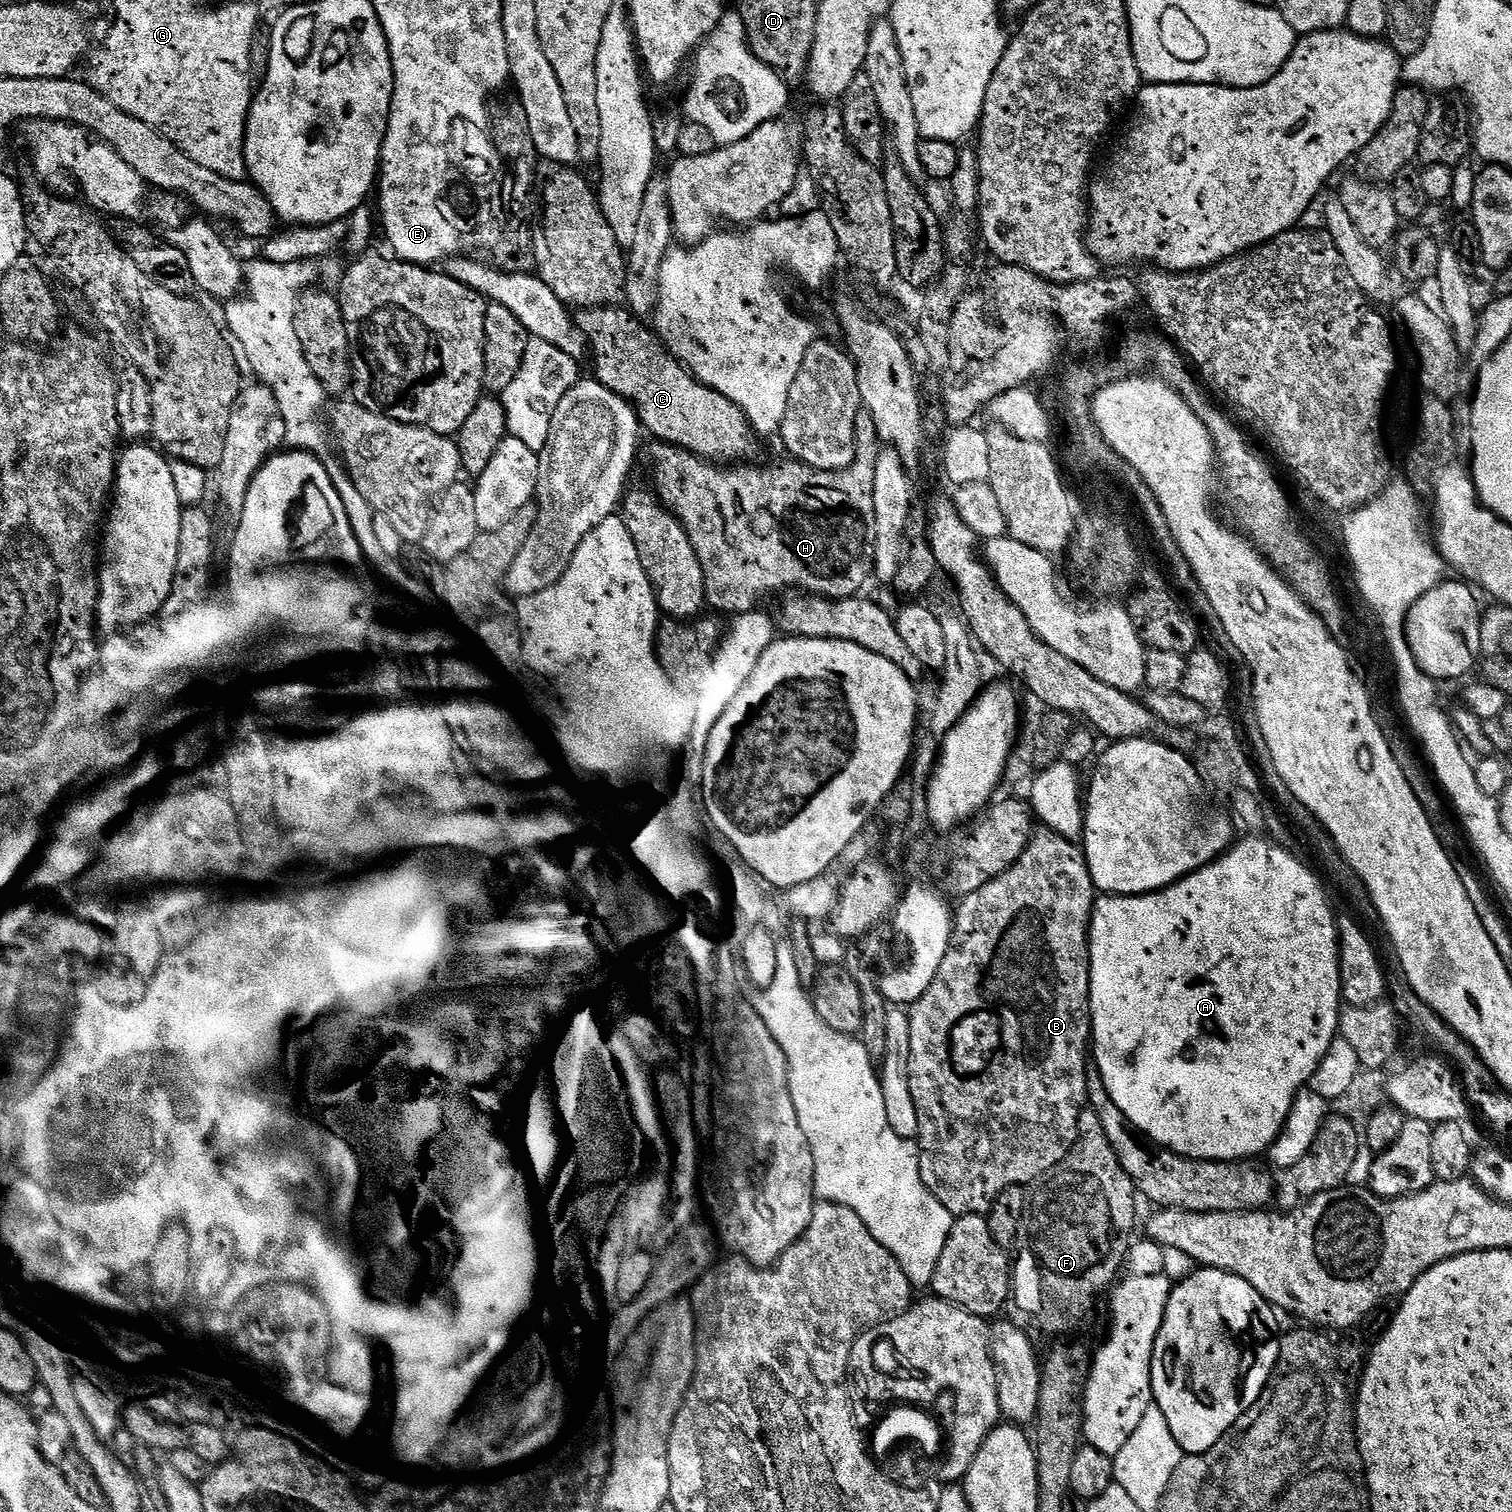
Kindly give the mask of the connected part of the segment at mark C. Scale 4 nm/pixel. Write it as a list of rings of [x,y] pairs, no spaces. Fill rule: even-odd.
[[[599,306],[577,311],[574,324],[584,333],[590,352],[596,355],[595,379],[610,391],[627,398],[631,407],[636,409],[641,425],[647,431],[649,428],[657,441],[684,448],[709,462],[752,462],[757,459],[758,436],[743,410],[733,400],[726,398],[726,394],[700,381],[683,360],[672,354],[659,335],[644,325],[647,323],[641,317],[632,315],[624,306]]]

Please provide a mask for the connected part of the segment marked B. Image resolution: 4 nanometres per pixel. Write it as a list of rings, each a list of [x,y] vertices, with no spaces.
[[[1043,826],[1037,827],[1036,831],[1032,833],[1030,846],[1024,851],[1022,858],[1018,858],[1018,862],[1014,866],[1010,866],[1010,870],[1006,870],[1006,874],[1002,874],[998,878],[986,882],[986,886],[982,886],[982,890],[963,897],[961,904],[964,905],[961,906],[960,912],[958,908],[958,913],[954,918],[954,928],[959,935],[961,932],[964,937],[961,940],[959,937],[958,943],[949,951],[948,957],[944,959],[934,982],[928,987],[928,991],[911,1005],[912,1018],[908,1022],[908,1028],[912,1034],[912,1062],[910,1064],[912,1070],[912,1076],[910,1075],[912,1096],[916,1099],[916,1106],[920,1109],[923,1119],[927,1123],[928,1120],[932,1123],[932,1132],[936,1135],[936,1184],[934,1180],[936,1197],[940,1199],[942,1206],[946,1206],[946,1210],[954,1218],[984,1216],[991,1212],[996,1199],[1006,1190],[1017,1186],[1028,1186],[1031,1180],[1037,1179],[1036,1181],[1039,1181],[1041,1178],[1047,1177],[1049,1173],[1059,1168],[1064,1159],[1068,1157],[1069,1152],[1075,1148],[1077,1140],[1080,1139],[1080,1116],[1086,1111],[1086,1105],[1089,1103],[1088,1086],[1090,1075],[1088,1076],[1088,1068],[1090,1072],[1090,1045],[1092,1043],[1092,1003],[1090,1002],[1092,963],[1090,962],[1090,950],[1088,949],[1088,931],[1092,928],[1092,907],[1095,906],[1097,899],[1098,889],[1088,869],[1083,847],[1079,843],[1066,839],[1062,834],[1052,832]]]

